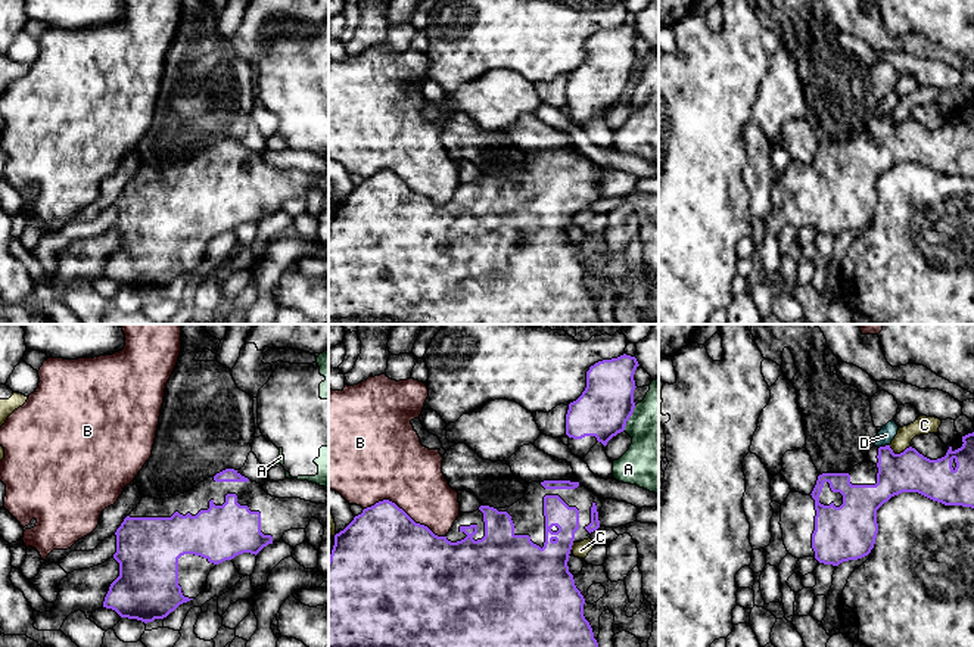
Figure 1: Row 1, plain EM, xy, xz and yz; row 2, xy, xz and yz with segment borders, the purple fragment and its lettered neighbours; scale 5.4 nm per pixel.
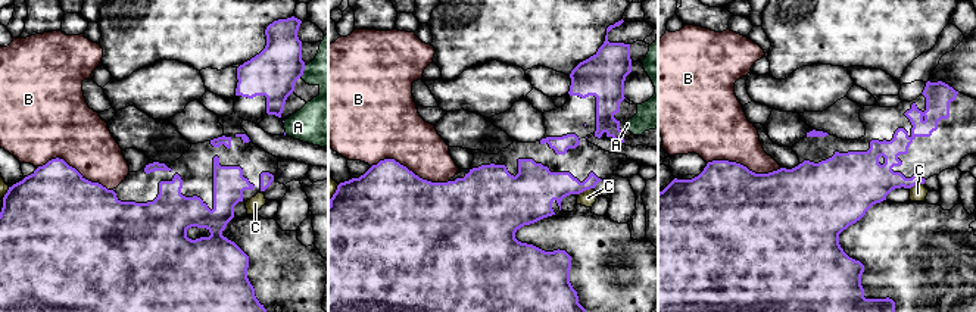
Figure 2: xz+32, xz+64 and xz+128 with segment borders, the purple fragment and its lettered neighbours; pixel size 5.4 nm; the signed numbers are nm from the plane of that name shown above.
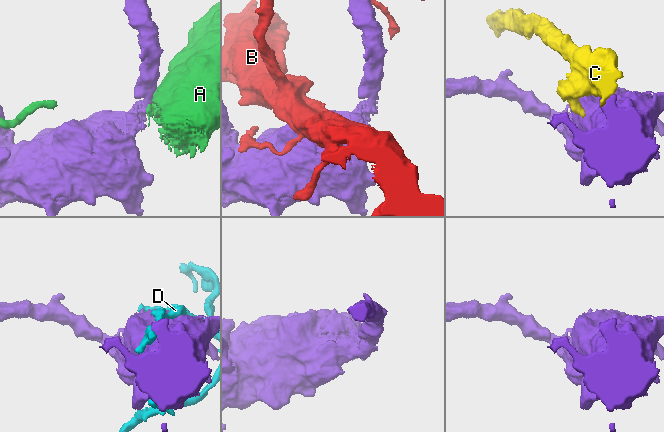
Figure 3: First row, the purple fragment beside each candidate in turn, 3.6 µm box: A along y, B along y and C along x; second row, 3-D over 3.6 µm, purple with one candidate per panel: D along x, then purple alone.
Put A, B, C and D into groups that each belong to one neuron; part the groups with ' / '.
A / B / C / D

